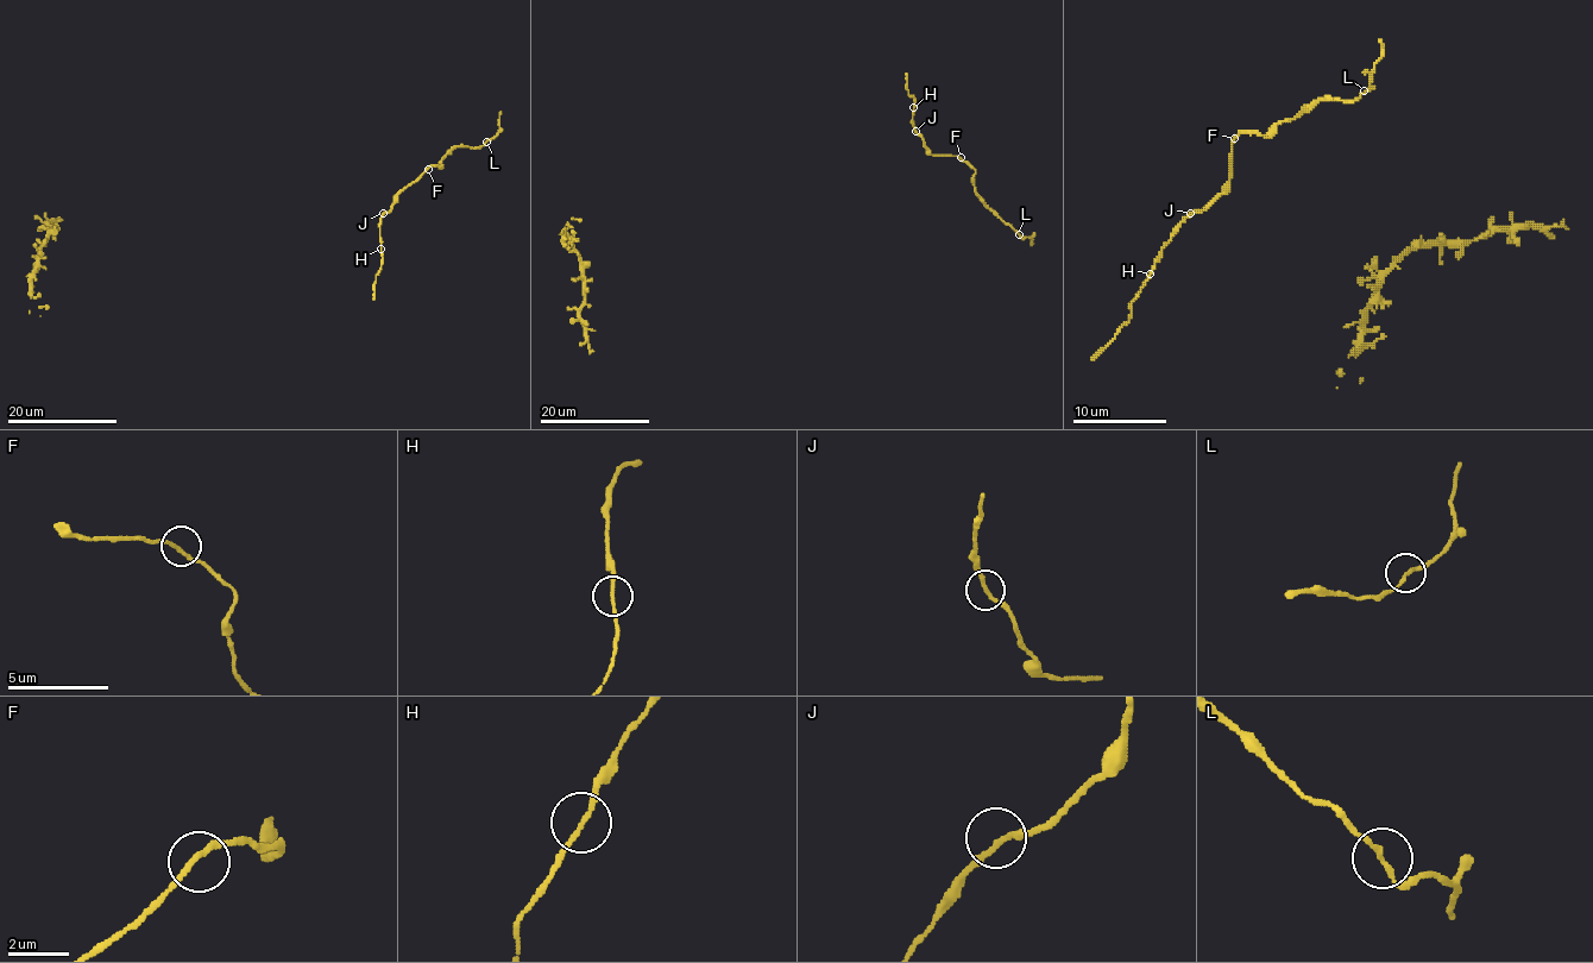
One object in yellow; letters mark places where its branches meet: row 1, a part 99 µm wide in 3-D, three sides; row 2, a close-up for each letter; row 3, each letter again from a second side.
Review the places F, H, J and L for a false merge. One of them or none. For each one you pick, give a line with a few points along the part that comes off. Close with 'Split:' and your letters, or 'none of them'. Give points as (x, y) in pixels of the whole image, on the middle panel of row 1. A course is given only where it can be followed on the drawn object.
Split: none of them

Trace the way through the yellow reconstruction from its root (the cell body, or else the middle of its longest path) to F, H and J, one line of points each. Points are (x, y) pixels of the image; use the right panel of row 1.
F: (1118, 334), (1128, 320), (1131, 301), (1171, 233), (1188, 216), (1203, 211), (1229, 180), (1234, 138)
H: (1118, 334), (1128, 320), (1131, 301), (1150, 274)
J: (1118, 334), (1128, 320), (1131, 301), (1154, 259), (1173, 228), (1190, 213)

